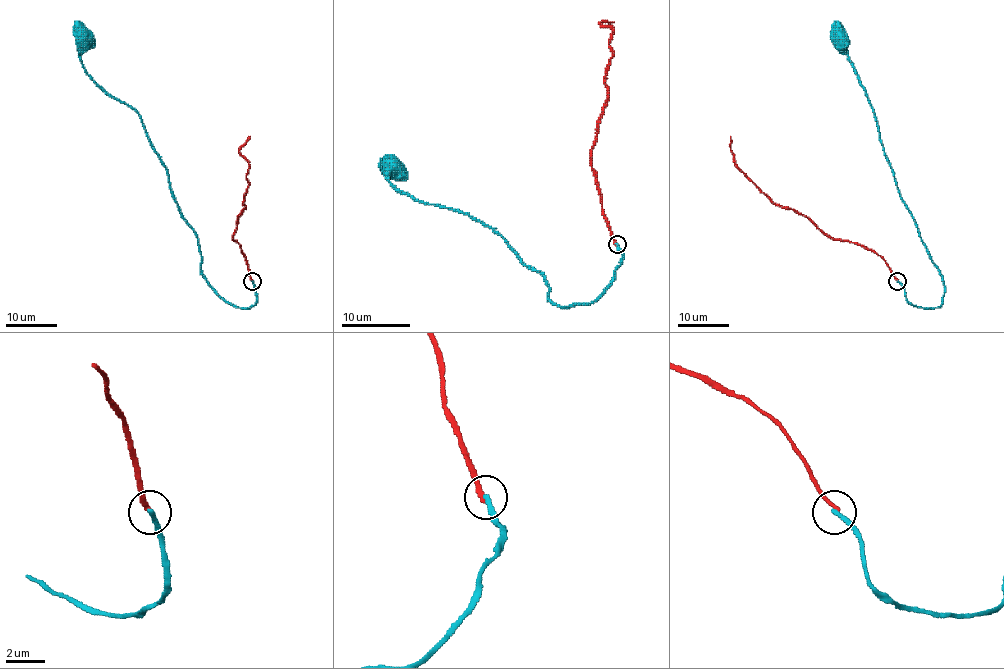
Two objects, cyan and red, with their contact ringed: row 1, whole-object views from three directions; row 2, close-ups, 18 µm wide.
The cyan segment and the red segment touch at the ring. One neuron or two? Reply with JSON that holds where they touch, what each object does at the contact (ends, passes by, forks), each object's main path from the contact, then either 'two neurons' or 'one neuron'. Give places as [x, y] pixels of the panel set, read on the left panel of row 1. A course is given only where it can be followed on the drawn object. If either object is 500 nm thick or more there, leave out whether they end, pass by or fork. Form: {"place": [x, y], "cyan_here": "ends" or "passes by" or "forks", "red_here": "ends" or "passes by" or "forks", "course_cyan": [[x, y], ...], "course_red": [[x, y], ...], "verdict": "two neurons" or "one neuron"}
{"place": [252, 281], "cyan_here": "ends", "red_here": "ends", "course_cyan": [[252, 281], [250, 308], [228, 304], [207, 281], [141, 117], [87, 73], [85, 36]], "course_red": [[252, 281], [241, 246], [233, 238], [248, 185], [248, 162], [239, 148], [250, 136]], "verdict": "two neurons"}

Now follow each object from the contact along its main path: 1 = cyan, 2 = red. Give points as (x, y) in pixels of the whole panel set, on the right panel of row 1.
1: (897, 281), (910, 302), (925, 308), (942, 304), (944, 281), (901, 196), (876, 117), (840, 36)
2: (898, 281), (879, 255), (862, 246), (828, 237), (806, 217), (776, 205), (737, 165), (730, 151), (730, 136)

